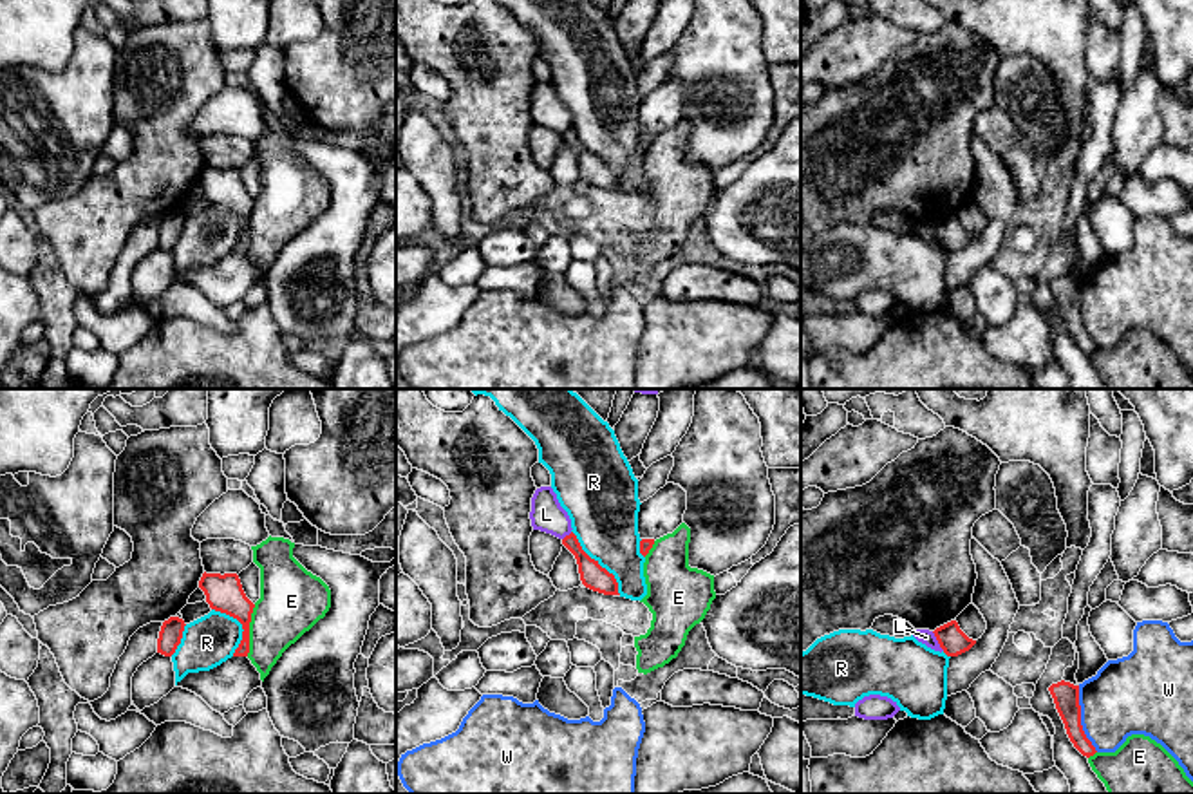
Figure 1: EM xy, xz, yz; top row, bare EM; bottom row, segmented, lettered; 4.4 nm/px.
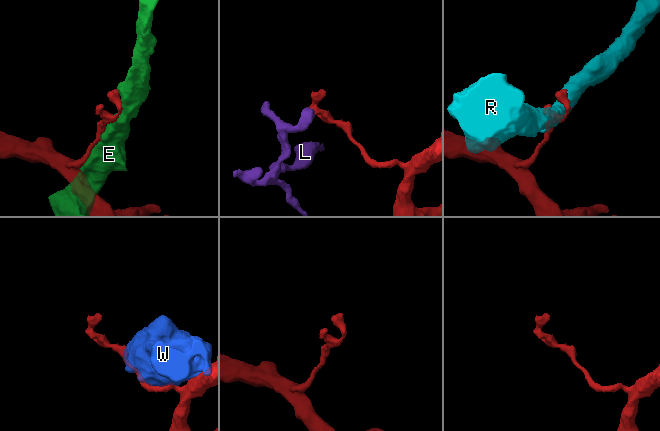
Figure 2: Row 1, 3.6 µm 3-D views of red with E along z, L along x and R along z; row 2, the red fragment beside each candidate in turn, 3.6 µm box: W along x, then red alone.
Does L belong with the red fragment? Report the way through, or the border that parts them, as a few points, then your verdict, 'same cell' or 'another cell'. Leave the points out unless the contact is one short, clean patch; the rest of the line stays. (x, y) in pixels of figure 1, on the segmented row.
along yz (931, 632), (944, 650) | another cell

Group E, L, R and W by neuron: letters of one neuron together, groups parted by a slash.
E / L / R / W

